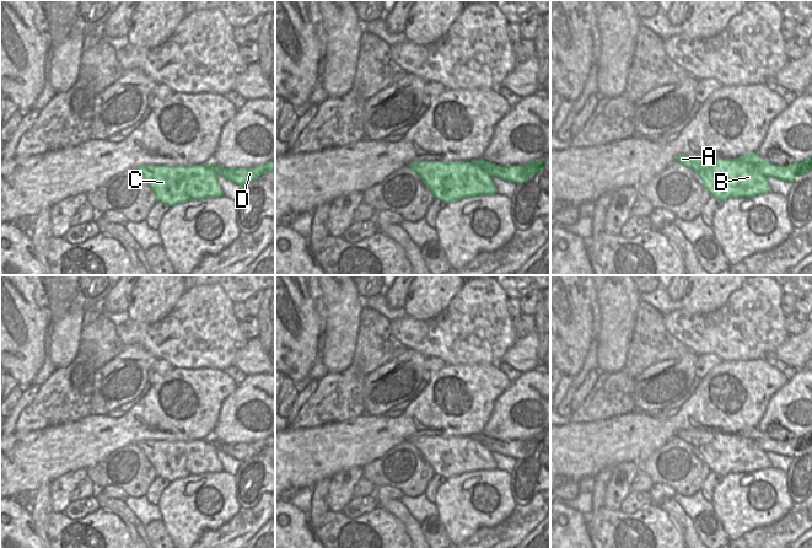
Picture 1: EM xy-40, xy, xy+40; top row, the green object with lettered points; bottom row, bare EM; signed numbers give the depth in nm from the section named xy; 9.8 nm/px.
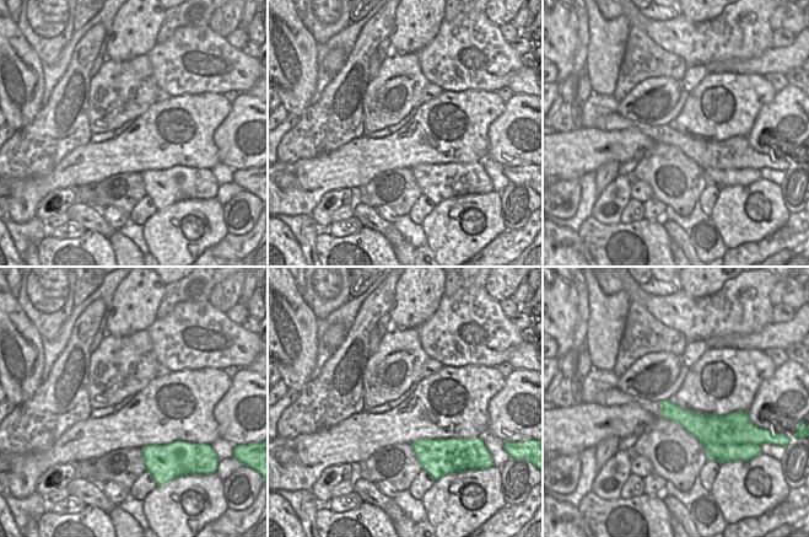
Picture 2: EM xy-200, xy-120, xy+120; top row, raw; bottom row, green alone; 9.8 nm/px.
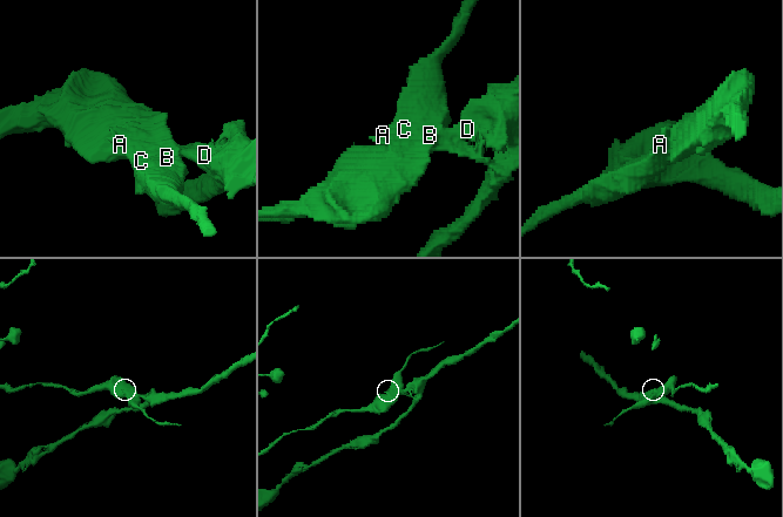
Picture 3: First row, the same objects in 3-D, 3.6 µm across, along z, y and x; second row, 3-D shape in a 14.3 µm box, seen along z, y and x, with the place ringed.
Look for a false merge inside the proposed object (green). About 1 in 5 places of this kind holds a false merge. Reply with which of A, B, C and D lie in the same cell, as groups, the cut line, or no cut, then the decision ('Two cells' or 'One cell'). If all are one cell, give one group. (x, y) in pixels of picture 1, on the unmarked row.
Groups: A B C / D. Split along xy+40 (763, 434), (757, 436), (754, 442), (764, 452). Two cells

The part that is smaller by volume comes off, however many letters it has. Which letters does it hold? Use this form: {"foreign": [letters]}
{"foreign": ["A", "B", "C"]}

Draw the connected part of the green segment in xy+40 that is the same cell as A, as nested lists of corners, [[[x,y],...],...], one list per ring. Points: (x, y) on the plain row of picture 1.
[[[758,428],[744,429],[738,434],[688,431],[685,429],[676,433],[676,436],[700,452],[710,472],[722,477],[770,467],[765,452],[754,442],[755,437],[763,435]]]

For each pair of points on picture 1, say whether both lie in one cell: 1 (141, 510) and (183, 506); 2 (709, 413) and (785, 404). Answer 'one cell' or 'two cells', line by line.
1: two cells
2: two cells

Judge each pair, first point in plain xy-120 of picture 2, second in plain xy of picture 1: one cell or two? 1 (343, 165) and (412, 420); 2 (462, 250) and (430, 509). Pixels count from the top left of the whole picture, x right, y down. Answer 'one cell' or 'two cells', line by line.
1: one cell
2: two cells

